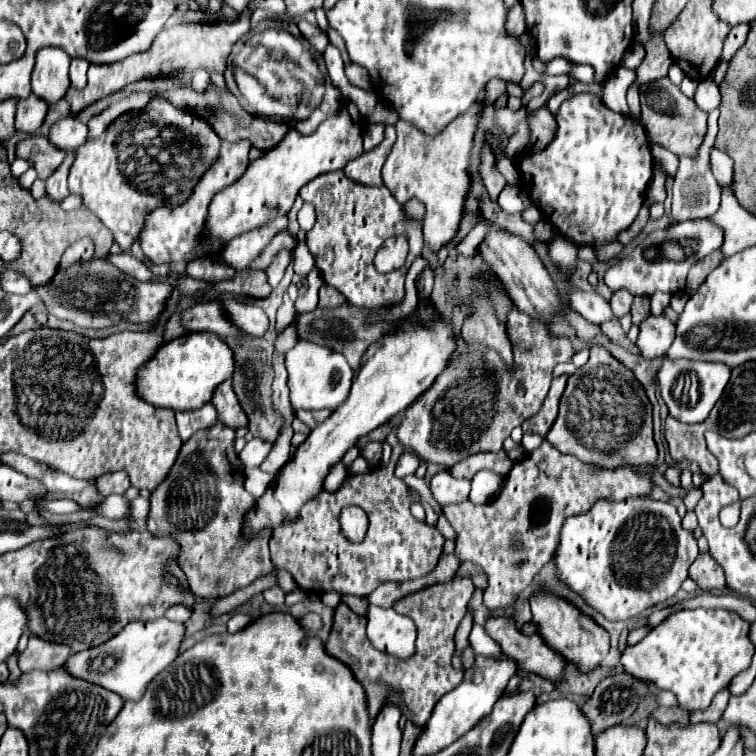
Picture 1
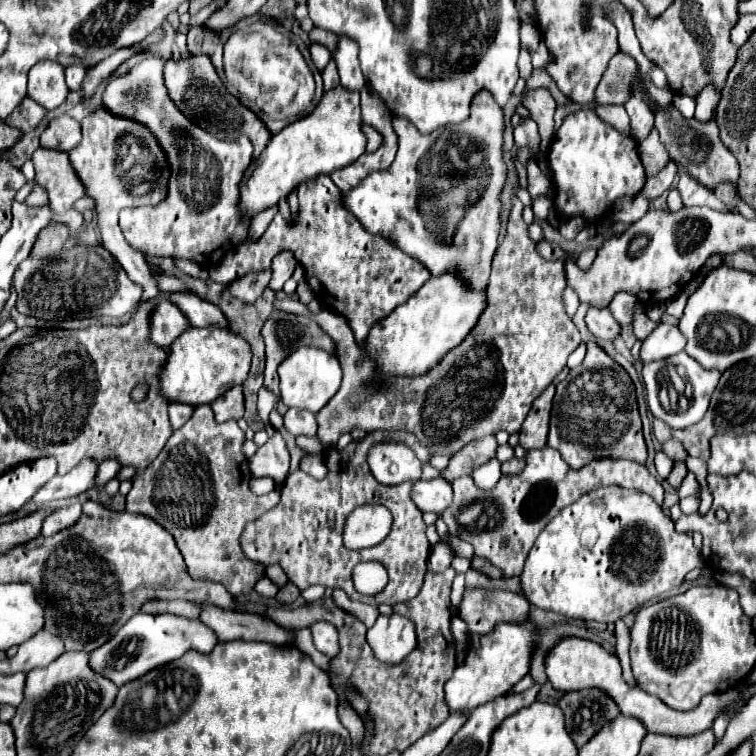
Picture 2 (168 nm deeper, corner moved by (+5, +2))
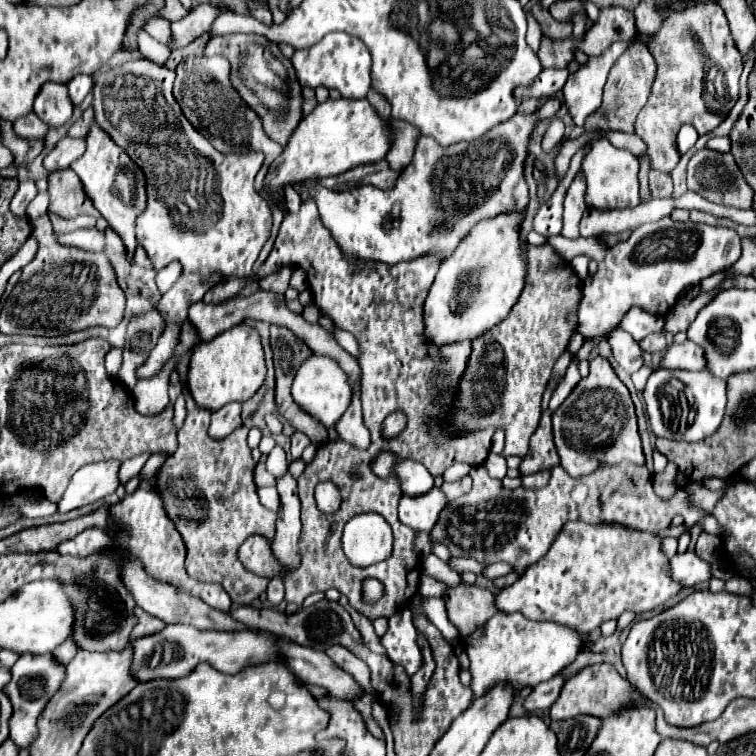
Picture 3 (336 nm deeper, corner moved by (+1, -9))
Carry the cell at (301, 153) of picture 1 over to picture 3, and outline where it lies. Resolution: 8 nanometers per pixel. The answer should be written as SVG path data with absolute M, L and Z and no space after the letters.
M328 99L298 123L282 155L270 167L266 183L272 191L282 191L286 183L340 175L352 167L384 159L390 147L390 121L382 119L366 99Z

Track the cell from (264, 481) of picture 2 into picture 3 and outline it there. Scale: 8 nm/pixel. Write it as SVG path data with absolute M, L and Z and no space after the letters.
M262 487L262 489L258 489L258 495L260 495L260 503L262 503L266 509L278 511L280 497L278 497L276 487Z

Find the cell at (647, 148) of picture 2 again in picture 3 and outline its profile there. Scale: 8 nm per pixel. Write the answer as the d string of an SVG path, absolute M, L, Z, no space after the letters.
M704 3L672 13L652 41L652 55L658 61L658 75L650 99L636 119L636 133L648 145L652 167L670 173L680 161L676 151L678 129L688 123L698 135L706 135L732 111L740 95L738 81L744 59L734 45L728 19L718 3Z

